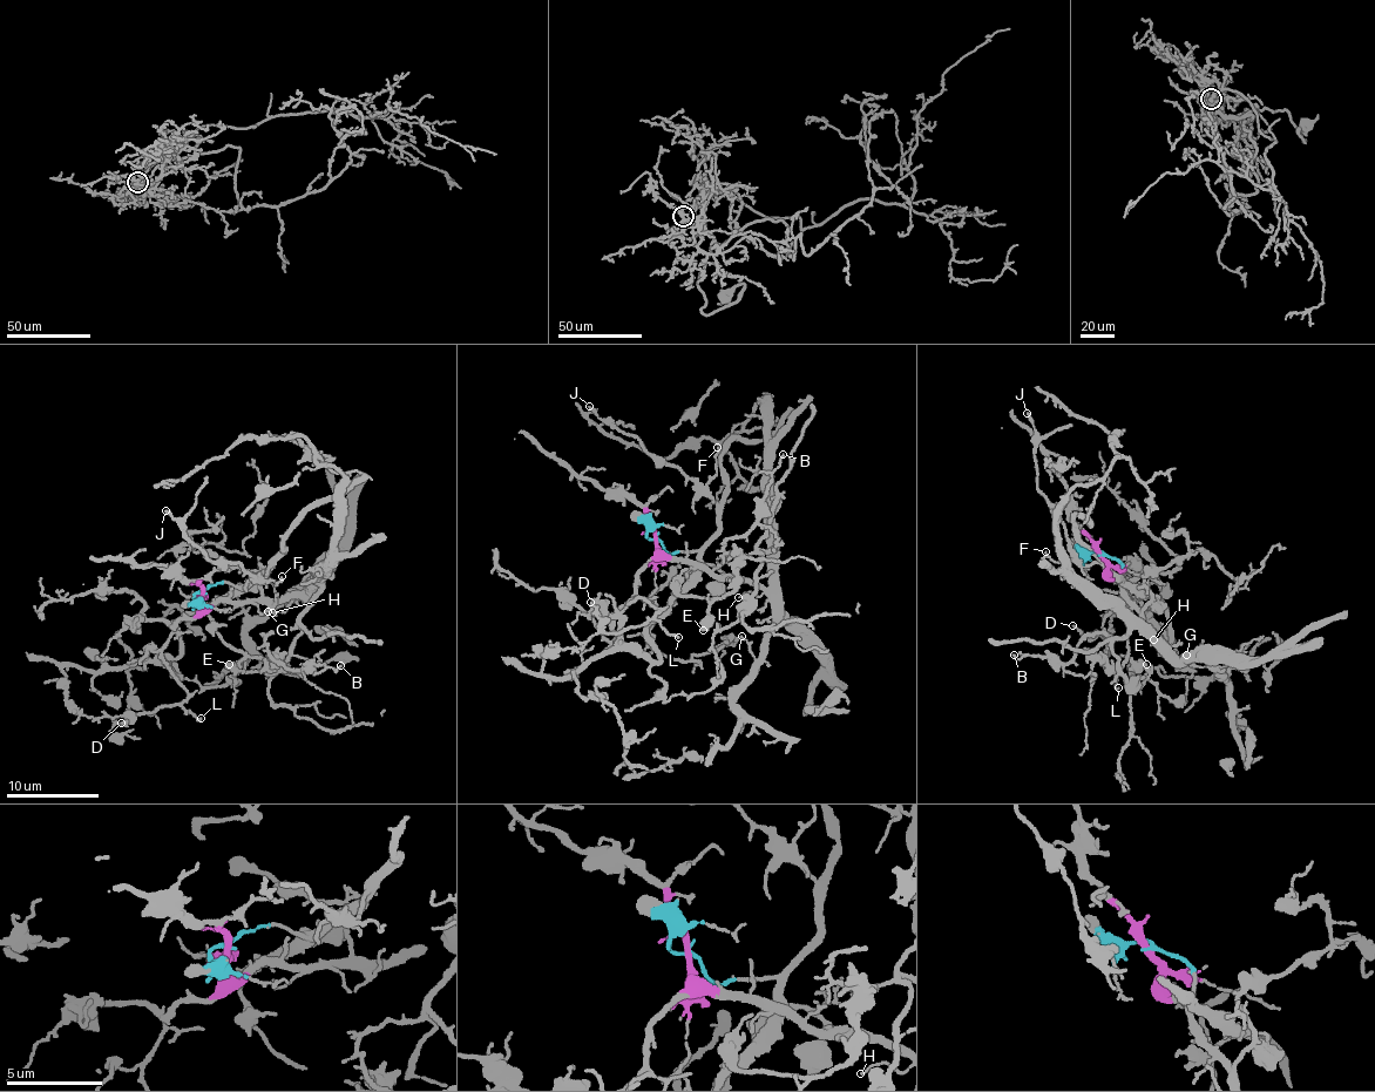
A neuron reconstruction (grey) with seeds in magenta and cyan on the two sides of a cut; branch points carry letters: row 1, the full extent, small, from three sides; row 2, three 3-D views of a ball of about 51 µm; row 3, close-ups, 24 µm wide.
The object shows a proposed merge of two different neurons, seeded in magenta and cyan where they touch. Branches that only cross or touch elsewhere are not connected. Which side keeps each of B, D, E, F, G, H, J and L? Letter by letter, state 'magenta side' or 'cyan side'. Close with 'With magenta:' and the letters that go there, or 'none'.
B: magenta side
D: magenta side
E: cyan side
F: cyan side
G: magenta side
H: magenta side
J: cyan side
L: magenta side
With magenta: B, D, G, H, L

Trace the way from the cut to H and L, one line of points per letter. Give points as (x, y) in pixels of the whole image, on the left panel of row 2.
H: (202, 594), (203, 604), (210, 609), (219, 603), (298, 596), (283, 610), (271, 612)
L: (202, 594), (201, 609), (191, 617), (176, 622), (162, 651), (163, 662), (187, 692), (182, 710), (202, 718)

